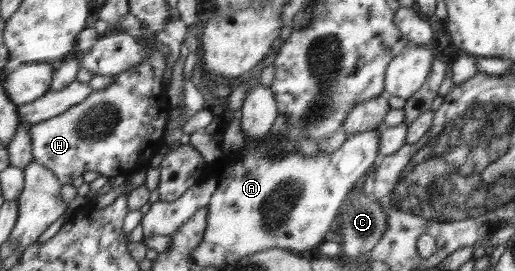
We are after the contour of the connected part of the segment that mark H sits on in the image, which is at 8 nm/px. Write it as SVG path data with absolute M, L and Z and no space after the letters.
M138 38L138 41L147 48L149 54L138 66L116 74L116 79L108 87L92 91L86 100L71 106L62 114L31 125L29 135L34 161L42 163L46 170L52 170L60 182L72 184L86 172L96 172L108 178L128 176L139 168L147 167L159 149L165 146L166 125L172 110L166 95L167 87L162 81L166 59L154 43L142 38Z

